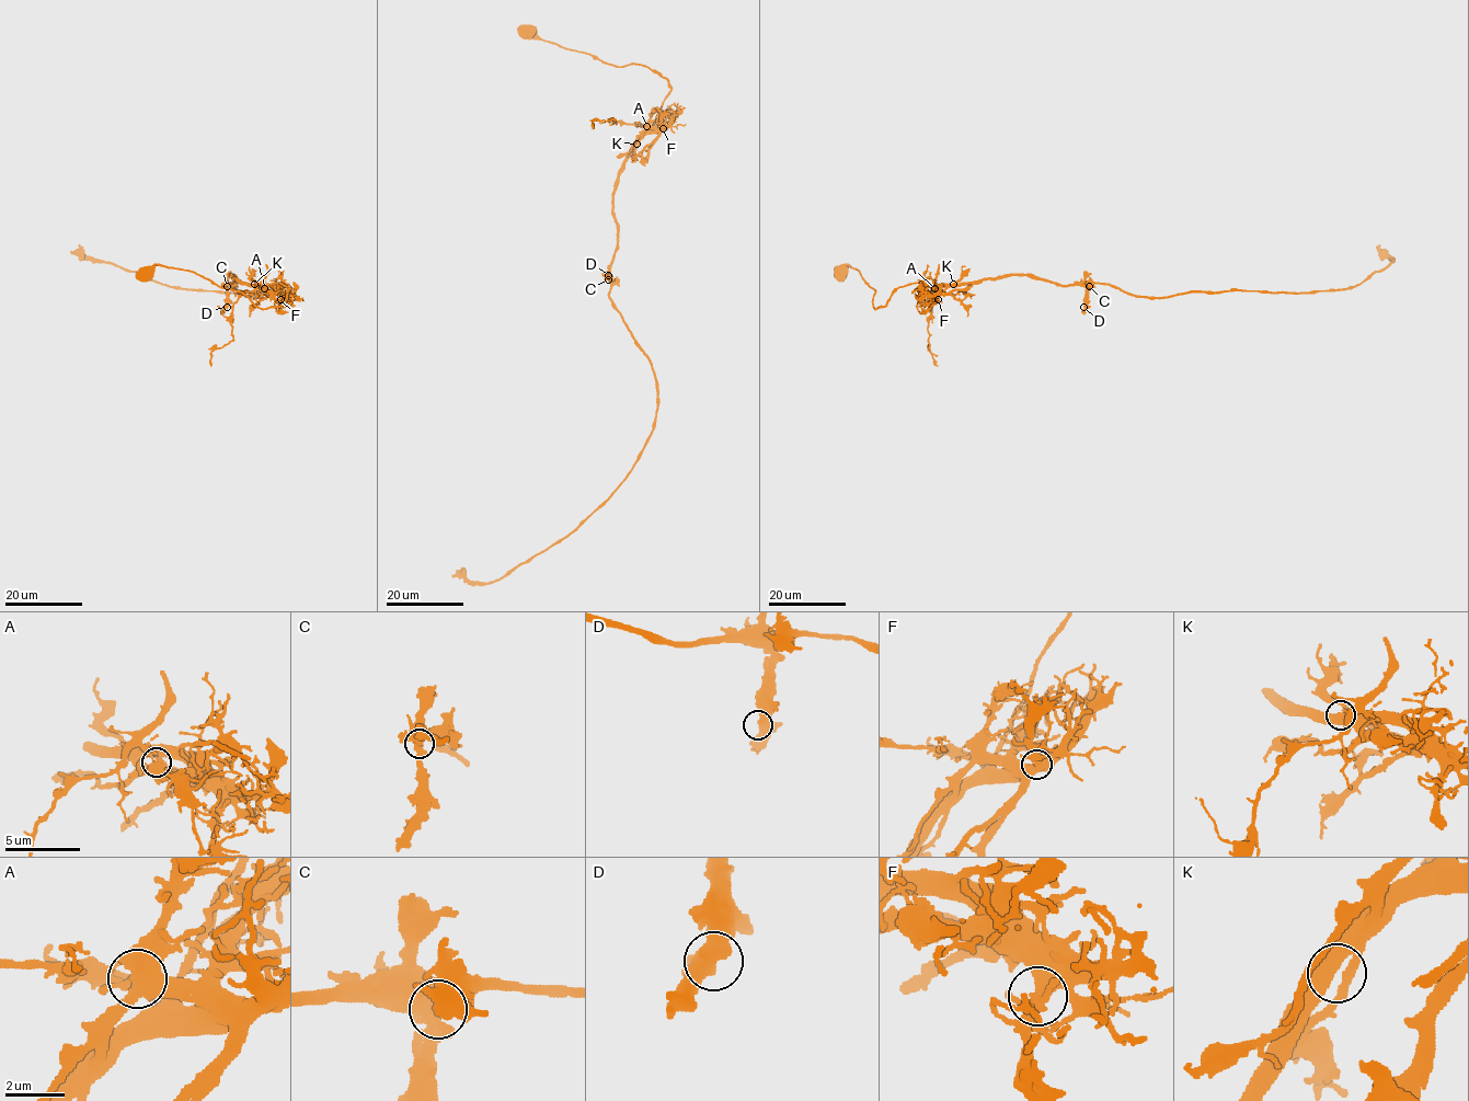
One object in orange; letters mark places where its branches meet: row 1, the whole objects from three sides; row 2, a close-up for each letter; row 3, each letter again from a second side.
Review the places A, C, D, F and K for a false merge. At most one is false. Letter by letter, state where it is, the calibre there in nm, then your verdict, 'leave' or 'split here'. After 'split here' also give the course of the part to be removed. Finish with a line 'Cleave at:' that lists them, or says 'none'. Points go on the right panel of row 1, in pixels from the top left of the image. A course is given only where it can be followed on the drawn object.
A: (934, 288) | 440 nm | split here | (934, 288), (928, 321), (929, 351), (938, 365)
C: (1089, 286) | 500 nm | leave
D: (1083, 307) | 480 nm | leave
F: (938, 299) | 400 nm | leave
K: (953, 284) | 440 nm | leave
Cleave at: A

